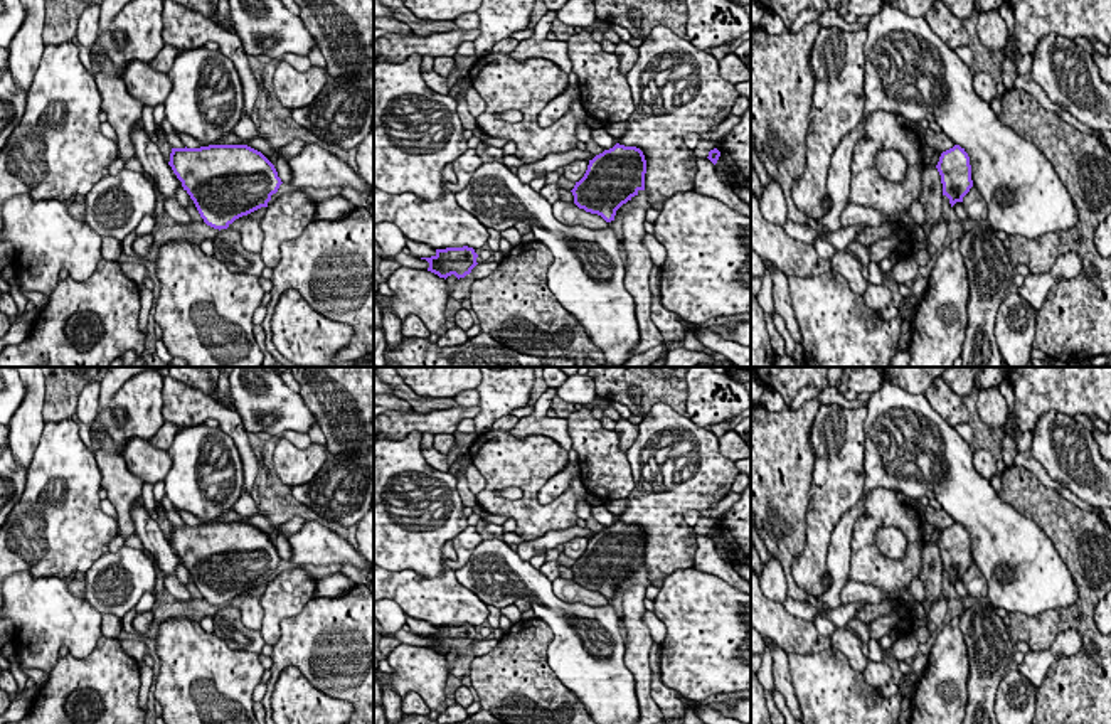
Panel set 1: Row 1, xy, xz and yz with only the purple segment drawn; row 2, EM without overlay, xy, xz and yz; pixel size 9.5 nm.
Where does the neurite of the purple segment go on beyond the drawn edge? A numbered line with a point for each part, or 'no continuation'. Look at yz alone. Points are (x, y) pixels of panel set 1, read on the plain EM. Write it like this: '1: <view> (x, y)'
no continuation

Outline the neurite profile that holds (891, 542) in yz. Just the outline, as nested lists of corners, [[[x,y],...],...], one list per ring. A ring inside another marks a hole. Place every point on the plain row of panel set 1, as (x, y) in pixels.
[[[880,527],[875,546],[884,557],[901,561],[906,556],[907,535],[897,527]]]

